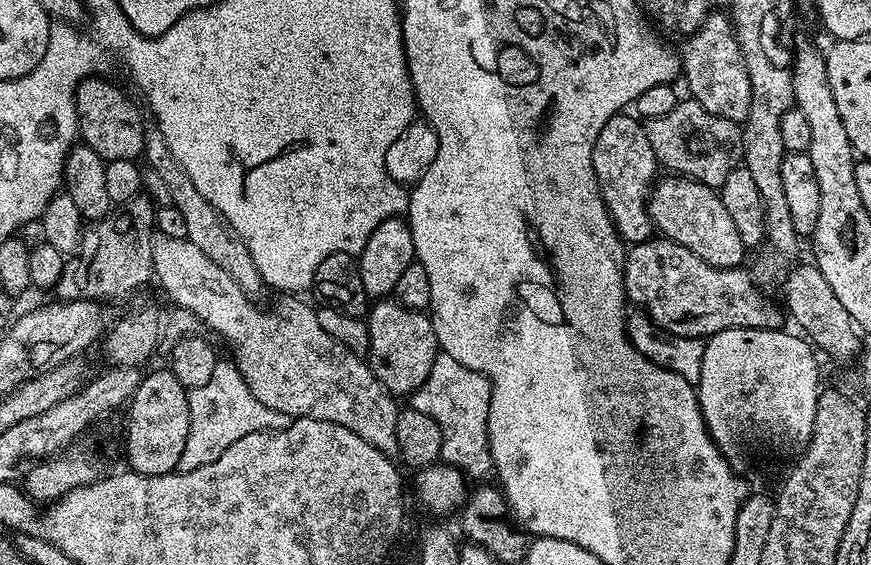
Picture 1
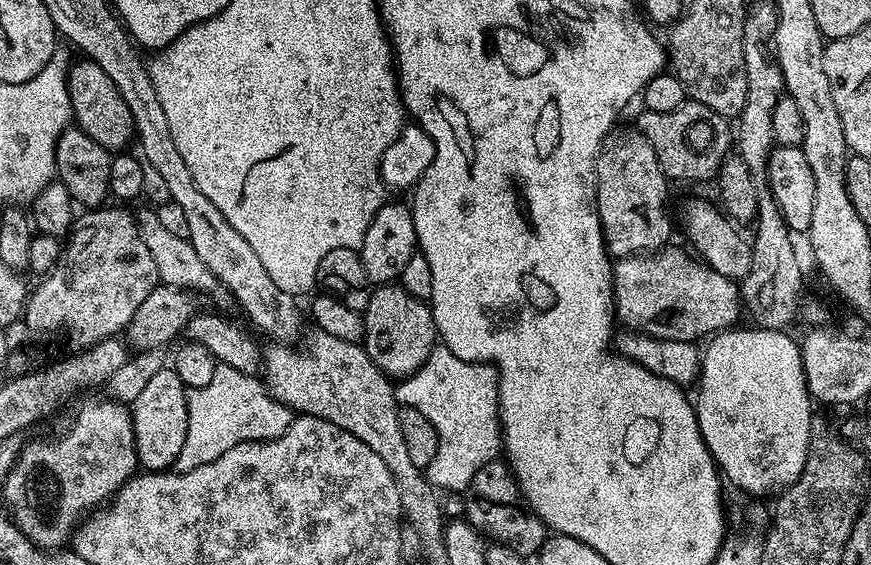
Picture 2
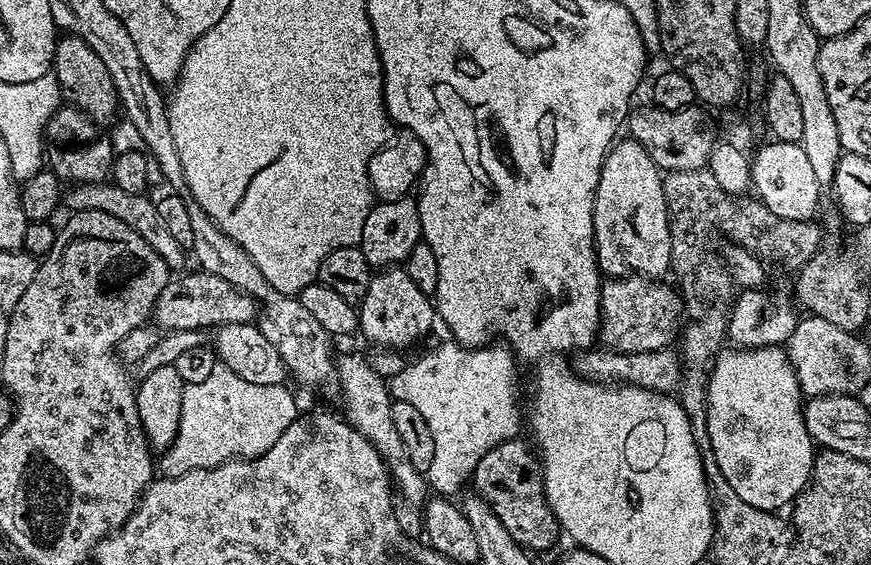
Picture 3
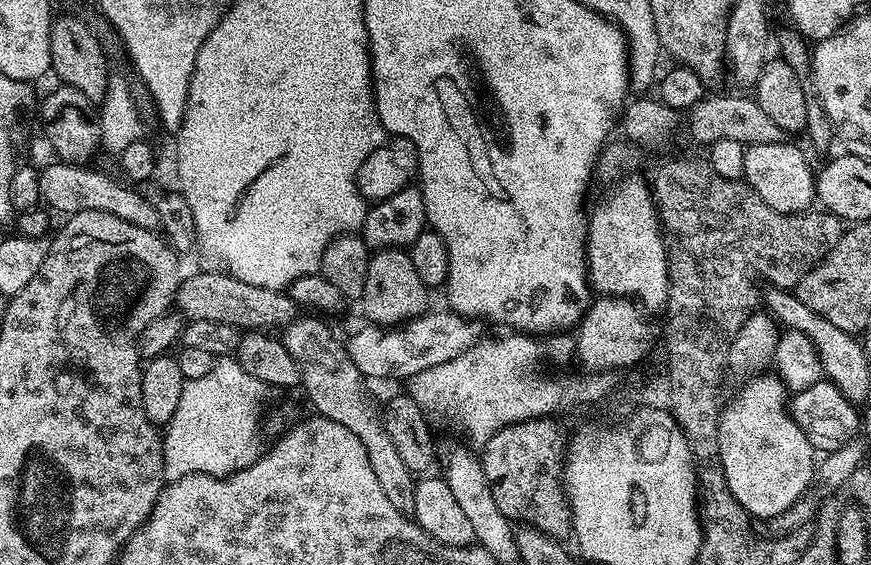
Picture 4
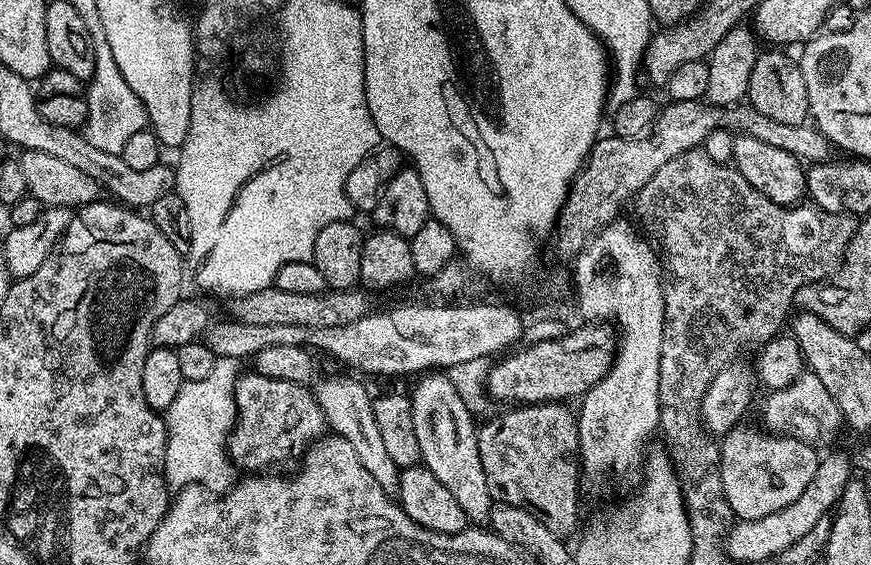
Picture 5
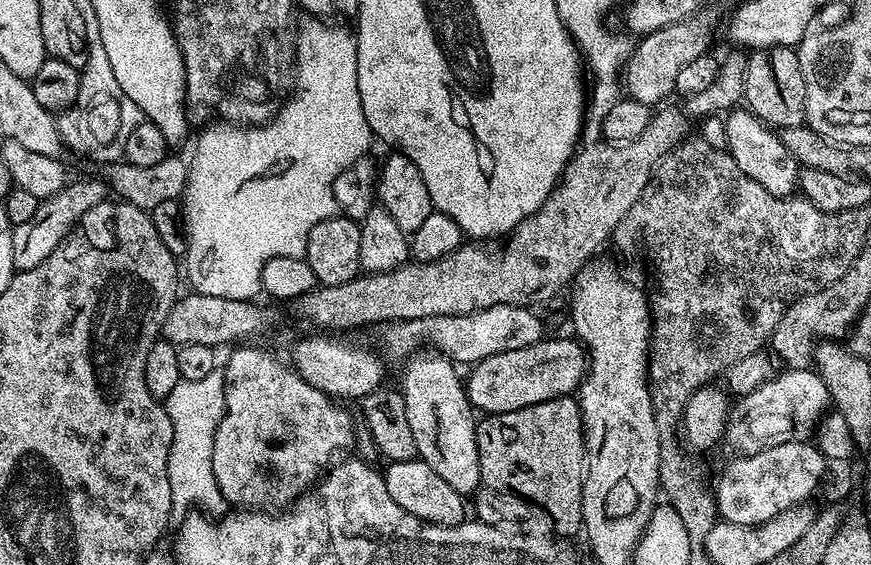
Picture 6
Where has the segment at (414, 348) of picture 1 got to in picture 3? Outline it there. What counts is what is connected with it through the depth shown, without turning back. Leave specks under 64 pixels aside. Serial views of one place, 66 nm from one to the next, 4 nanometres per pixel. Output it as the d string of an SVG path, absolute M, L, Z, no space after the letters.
M393 266L373 275L370 286L366 286L366 298L362 298L358 305L360 314L359 331L364 332L364 336L372 344L381 344L379 347L384 350L403 350L411 344L416 344L432 328L432 323L437 323L438 317L434 307L434 300L431 295L418 286L414 286L414 281L410 279L410 274L404 272L403 267Z

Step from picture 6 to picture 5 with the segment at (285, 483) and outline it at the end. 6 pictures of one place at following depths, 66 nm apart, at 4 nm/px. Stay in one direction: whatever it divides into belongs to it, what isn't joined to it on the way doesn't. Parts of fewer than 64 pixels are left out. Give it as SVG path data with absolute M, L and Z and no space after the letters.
M249 370L236 385L236 419L231 432L228 433L228 446L226 455L237 469L249 468L252 474L260 474L271 464L279 460L288 460L292 455L303 453L308 445L315 444L321 436L325 435L326 425L319 402L316 400L313 389L303 384L286 382L278 378L268 378L255 370Z

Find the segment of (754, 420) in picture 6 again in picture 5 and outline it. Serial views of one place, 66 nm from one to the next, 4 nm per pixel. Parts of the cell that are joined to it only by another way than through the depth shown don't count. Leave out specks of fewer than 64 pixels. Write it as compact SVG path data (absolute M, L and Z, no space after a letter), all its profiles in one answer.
M805 371L788 388L769 391L764 400L763 427L769 433L777 436L793 436L804 444L821 446L832 444L839 434L840 428L845 427L843 414L839 412L836 402L830 396L826 387L811 371Z

